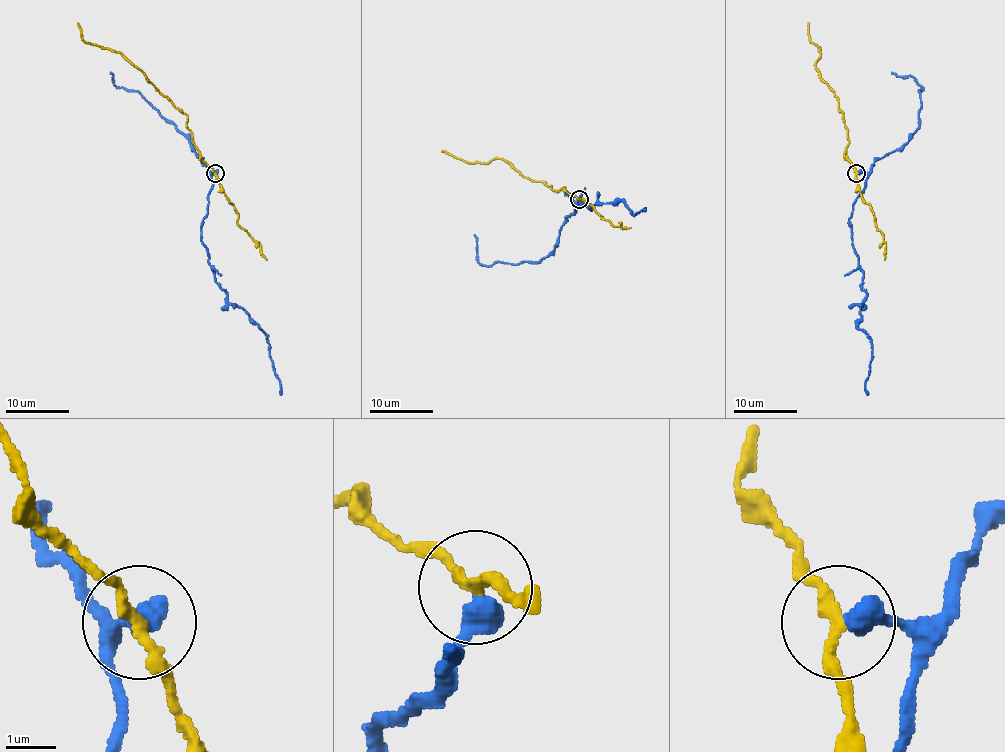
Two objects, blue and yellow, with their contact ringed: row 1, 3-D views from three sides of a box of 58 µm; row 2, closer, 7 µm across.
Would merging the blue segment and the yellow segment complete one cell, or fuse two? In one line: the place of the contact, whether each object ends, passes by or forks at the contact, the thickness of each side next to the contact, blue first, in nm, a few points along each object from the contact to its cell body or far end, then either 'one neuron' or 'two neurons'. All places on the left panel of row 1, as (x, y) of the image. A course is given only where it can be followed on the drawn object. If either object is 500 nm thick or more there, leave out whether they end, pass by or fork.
place (215, 173); blue ends; yellow passes by; calibres 480 and 200 nm; course blue (215, 172), (210, 175), (212, 188), (201, 239), (226, 300), (241, 306), (268, 340), (280, 394); course yellow (215, 172), (199, 155), (183, 113), (121, 54), (87, 43), (78, 22); two neurons

